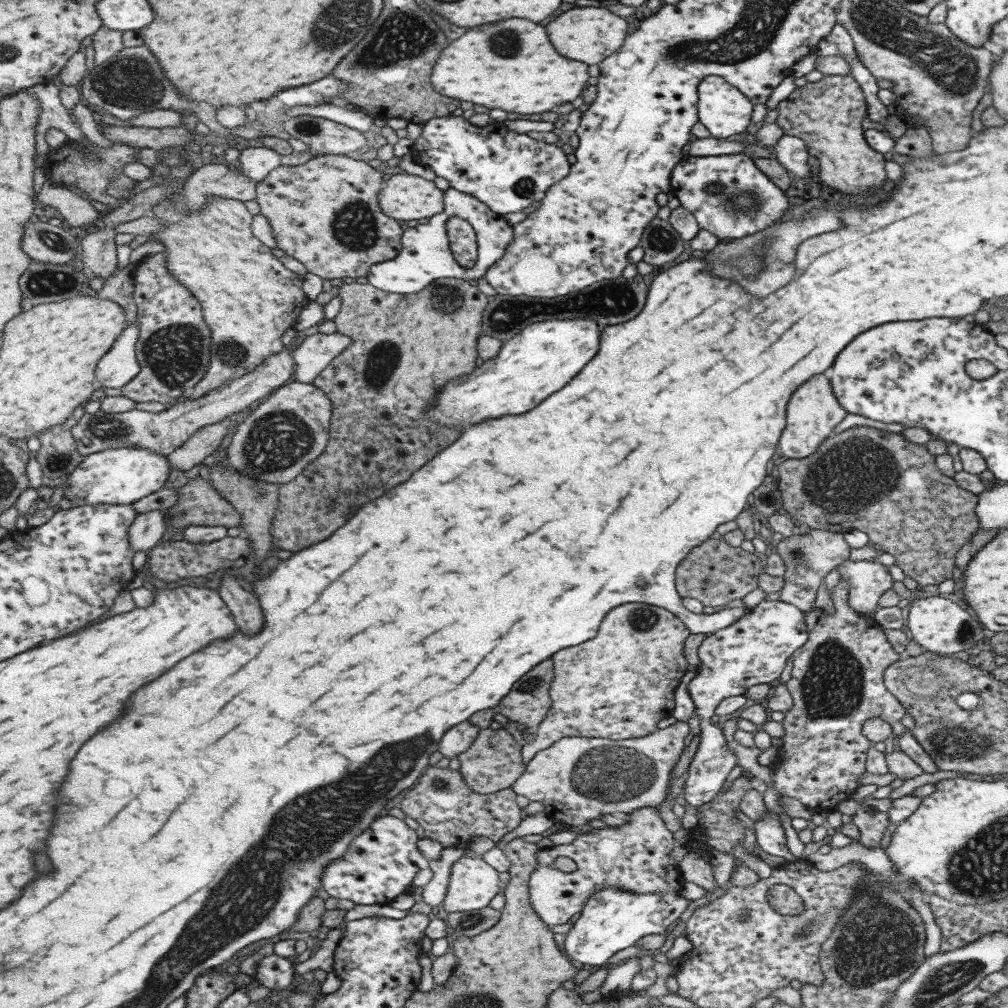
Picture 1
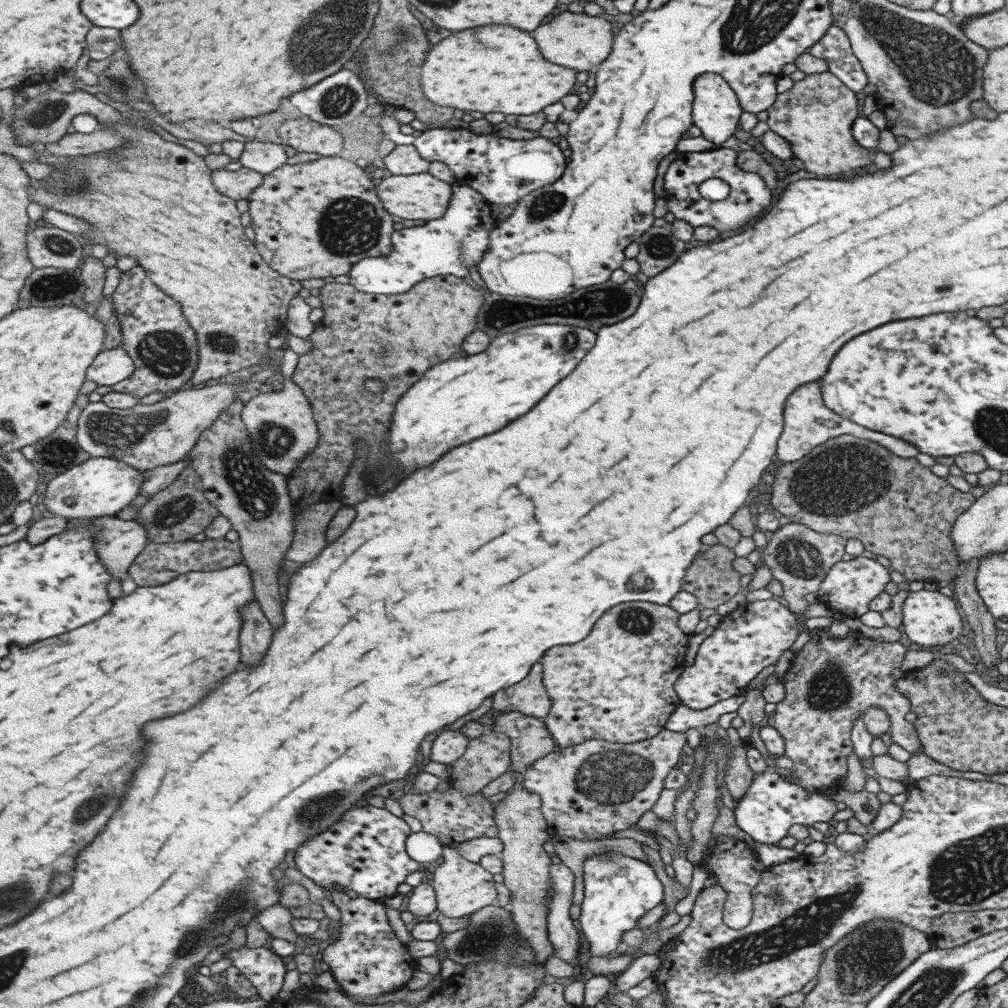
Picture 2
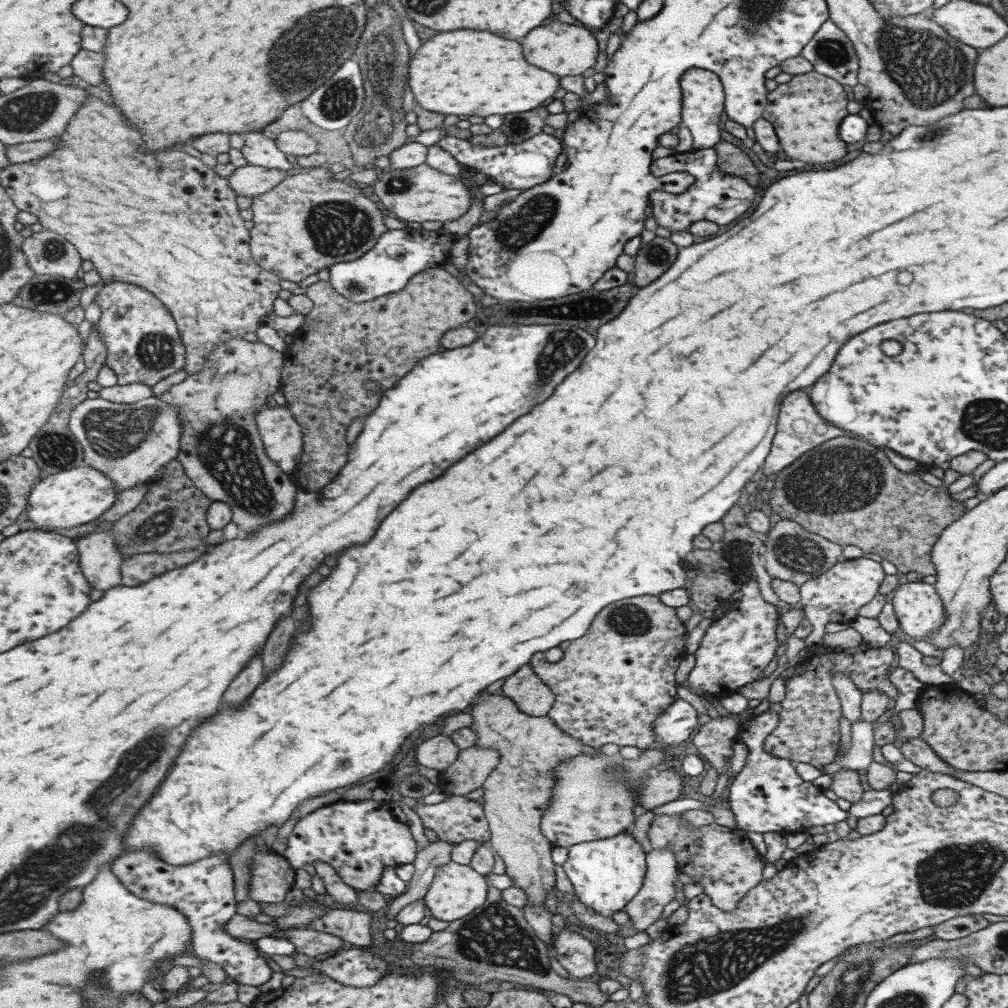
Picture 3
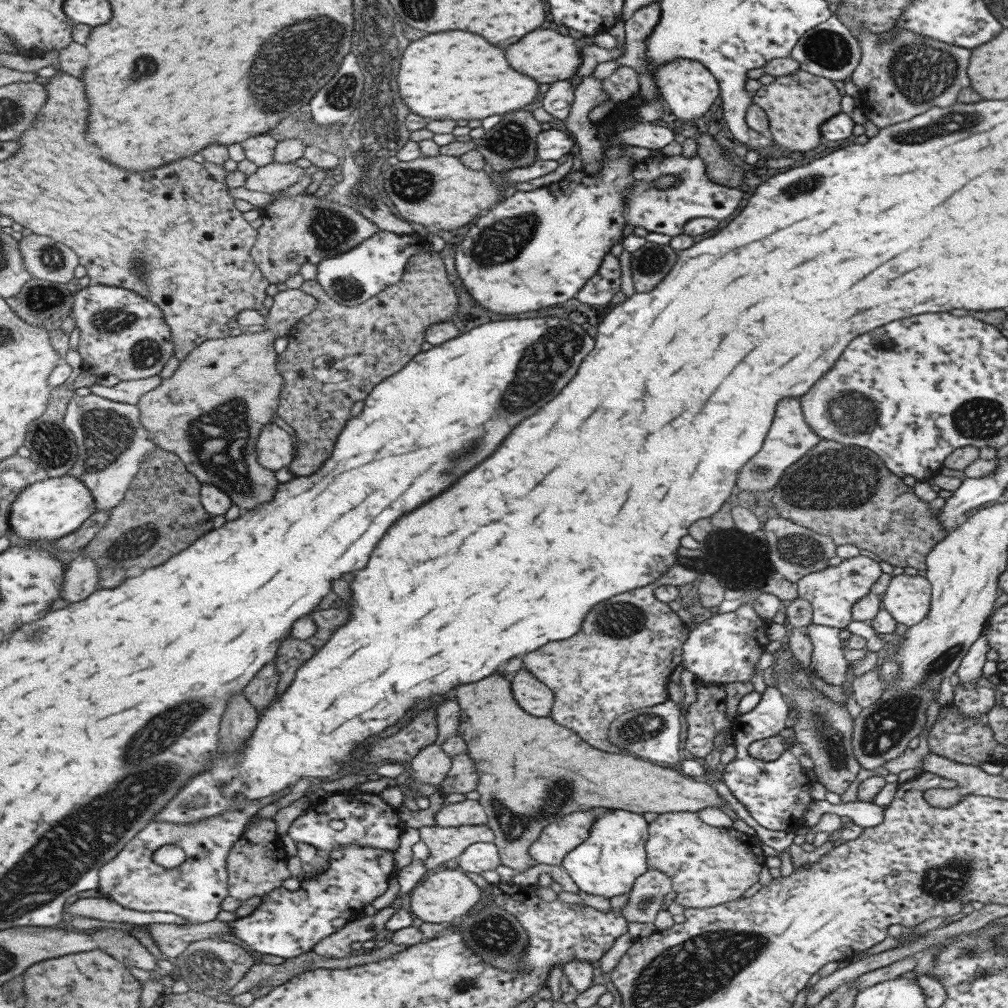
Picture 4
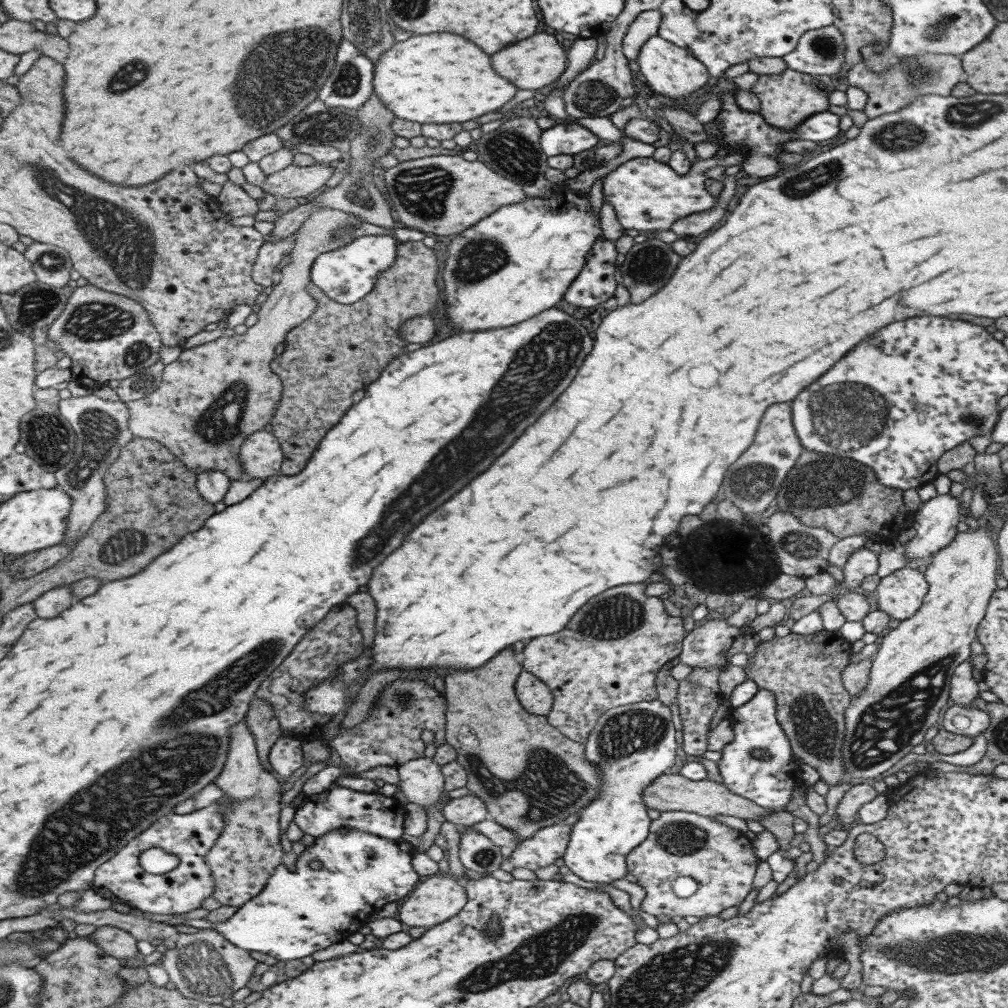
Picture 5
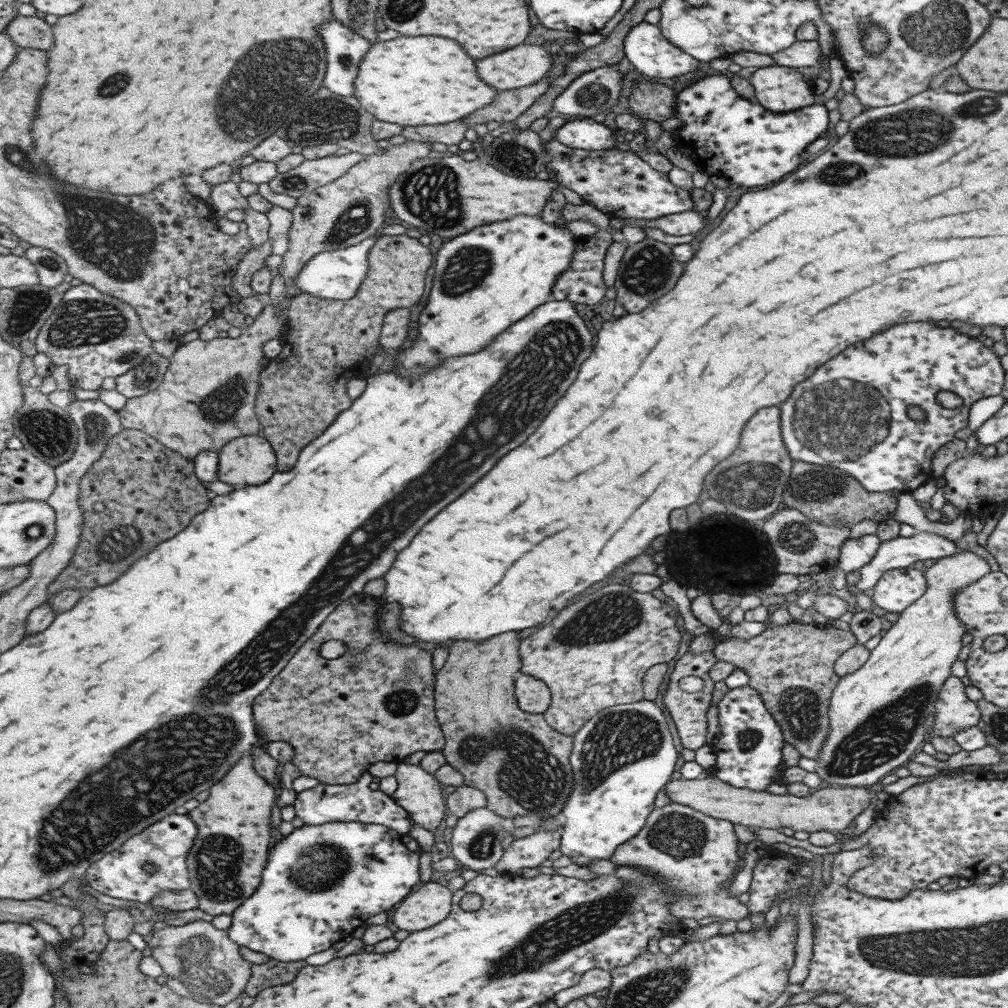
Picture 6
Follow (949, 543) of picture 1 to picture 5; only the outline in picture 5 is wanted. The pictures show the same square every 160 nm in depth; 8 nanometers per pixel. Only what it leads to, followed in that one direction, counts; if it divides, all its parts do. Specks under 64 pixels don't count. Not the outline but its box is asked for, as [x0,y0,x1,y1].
[775,450,915,543]

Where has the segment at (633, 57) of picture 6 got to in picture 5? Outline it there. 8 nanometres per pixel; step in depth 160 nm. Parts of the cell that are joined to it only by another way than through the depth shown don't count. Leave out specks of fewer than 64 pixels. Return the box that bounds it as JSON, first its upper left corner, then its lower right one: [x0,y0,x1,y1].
[632,34,709,100]

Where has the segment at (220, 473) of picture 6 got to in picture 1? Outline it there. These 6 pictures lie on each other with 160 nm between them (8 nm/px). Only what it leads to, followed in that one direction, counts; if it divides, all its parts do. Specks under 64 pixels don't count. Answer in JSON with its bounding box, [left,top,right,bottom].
[226,380,330,485]

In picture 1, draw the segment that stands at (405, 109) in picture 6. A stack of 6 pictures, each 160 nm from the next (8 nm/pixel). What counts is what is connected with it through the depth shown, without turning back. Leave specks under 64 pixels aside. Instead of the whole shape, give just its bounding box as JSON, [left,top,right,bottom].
[428,18,589,114]

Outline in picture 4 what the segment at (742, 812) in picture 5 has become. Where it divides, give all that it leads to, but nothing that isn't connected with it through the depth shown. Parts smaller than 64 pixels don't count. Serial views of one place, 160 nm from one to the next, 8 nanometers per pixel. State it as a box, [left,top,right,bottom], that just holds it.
[455,672,726,873]

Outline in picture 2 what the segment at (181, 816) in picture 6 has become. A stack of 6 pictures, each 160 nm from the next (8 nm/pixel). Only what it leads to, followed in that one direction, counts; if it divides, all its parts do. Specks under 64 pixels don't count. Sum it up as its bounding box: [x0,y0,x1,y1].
[224,944,286,1002]

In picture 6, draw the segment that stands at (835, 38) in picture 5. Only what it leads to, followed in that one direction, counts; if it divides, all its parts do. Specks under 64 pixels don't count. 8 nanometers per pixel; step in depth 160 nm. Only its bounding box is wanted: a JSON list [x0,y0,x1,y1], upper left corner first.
[770,40,822,68]

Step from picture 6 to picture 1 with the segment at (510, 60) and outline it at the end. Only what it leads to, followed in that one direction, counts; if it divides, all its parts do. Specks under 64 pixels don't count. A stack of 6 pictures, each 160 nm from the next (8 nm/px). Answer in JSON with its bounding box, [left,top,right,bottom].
[545,7,627,65]

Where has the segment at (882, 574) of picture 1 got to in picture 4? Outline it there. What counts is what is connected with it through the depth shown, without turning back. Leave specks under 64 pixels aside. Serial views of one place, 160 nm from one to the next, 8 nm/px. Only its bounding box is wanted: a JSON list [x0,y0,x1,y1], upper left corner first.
[796,555,882,631]

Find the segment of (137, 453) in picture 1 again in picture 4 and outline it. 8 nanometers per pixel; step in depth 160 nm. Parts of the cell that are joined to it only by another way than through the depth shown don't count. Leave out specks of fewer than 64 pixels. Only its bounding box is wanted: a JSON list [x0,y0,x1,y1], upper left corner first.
[12,474,97,543]

